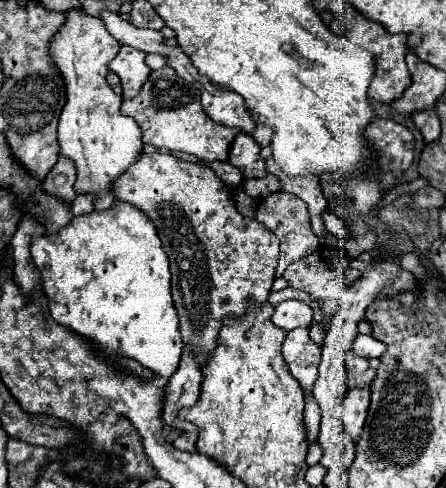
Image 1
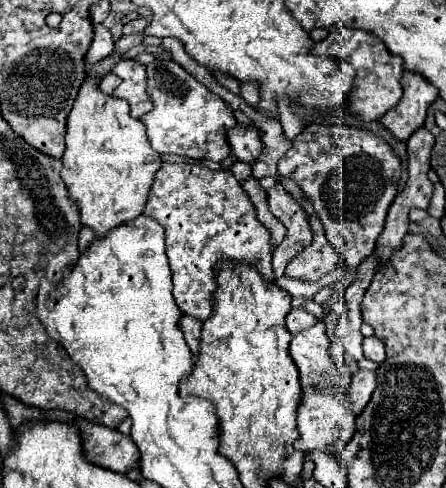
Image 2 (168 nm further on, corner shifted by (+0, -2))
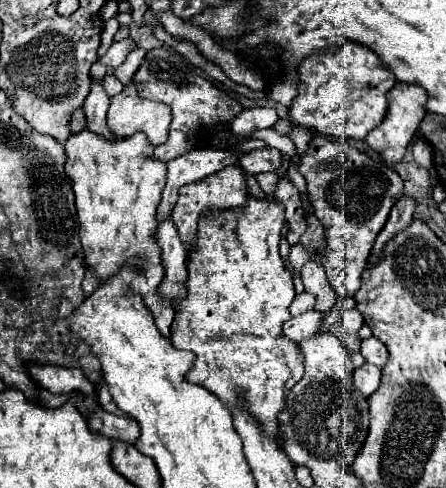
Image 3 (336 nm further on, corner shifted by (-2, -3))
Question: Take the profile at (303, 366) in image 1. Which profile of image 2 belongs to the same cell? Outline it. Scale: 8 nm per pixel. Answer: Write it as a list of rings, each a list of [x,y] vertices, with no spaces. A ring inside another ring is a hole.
[[[318,322],[316,326],[296,334],[290,342],[290,354],[300,370],[300,386],[302,396],[298,404],[298,432],[300,438],[296,440],[296,450],[304,456],[310,456],[312,450],[322,450],[334,458],[338,458],[336,448],[350,442],[356,426],[354,416],[350,410],[348,400],[348,386],[350,386],[350,372],[344,366],[338,366],[330,356],[330,338],[326,334],[326,326]]]

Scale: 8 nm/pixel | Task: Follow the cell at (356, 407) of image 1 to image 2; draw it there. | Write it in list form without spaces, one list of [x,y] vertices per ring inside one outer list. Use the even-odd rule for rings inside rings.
[[[358,370],[352,376],[352,384],[350,384],[350,400],[352,400],[352,410],[358,416],[364,406],[368,404],[372,392],[376,388],[376,372],[370,370]]]

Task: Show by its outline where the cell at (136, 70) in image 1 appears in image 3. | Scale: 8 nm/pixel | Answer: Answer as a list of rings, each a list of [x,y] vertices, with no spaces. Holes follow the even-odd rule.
[[[134,83],[126,85],[122,93],[110,99],[108,129],[118,137],[142,131],[152,145],[160,145],[168,137],[168,125],[170,107],[138,97],[138,85]]]

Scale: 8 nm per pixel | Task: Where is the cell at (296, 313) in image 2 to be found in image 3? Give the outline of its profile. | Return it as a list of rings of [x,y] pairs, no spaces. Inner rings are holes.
[[[312,309],[312,311],[306,311],[306,313],[298,315],[298,317],[290,317],[282,325],[282,333],[288,339],[292,339],[292,341],[298,343],[298,341],[302,341],[306,337],[316,335],[318,329],[320,329],[320,325],[322,325],[322,313],[316,311],[316,309]]]

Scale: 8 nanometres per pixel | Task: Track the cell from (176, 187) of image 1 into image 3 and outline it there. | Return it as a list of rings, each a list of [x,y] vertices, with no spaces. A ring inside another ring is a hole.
[[[230,165],[218,173],[212,173],[210,177],[204,177],[200,181],[194,181],[190,185],[182,185],[178,191],[178,203],[172,209],[172,223],[178,229],[178,237],[184,243],[186,251],[192,253],[196,245],[196,235],[198,235],[198,221],[206,211],[226,211],[226,209],[236,209],[244,207],[248,201],[248,187],[244,181],[244,171],[240,165]]]

